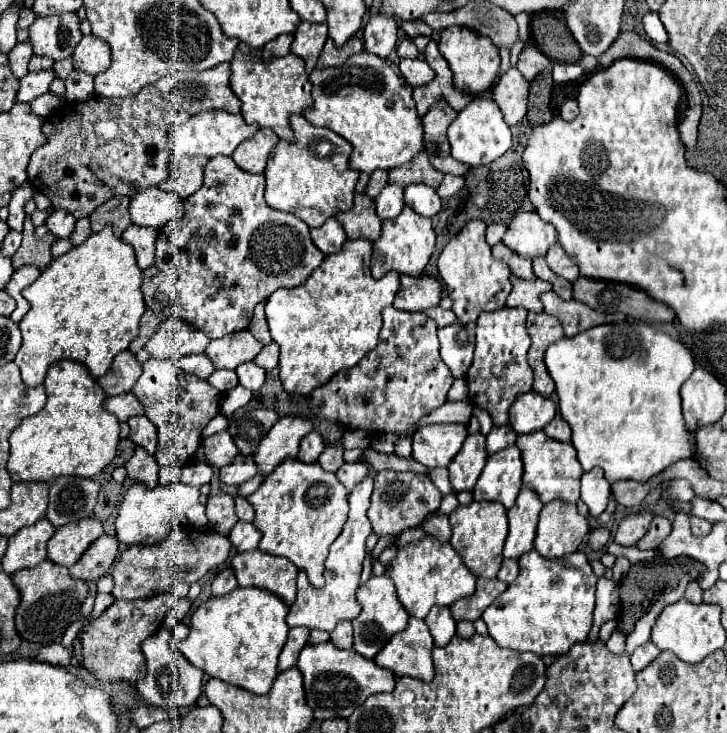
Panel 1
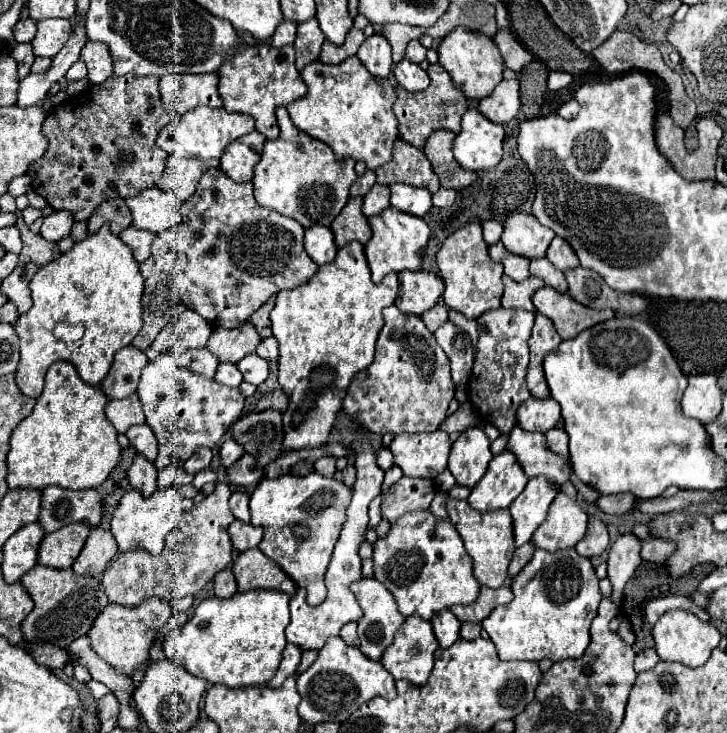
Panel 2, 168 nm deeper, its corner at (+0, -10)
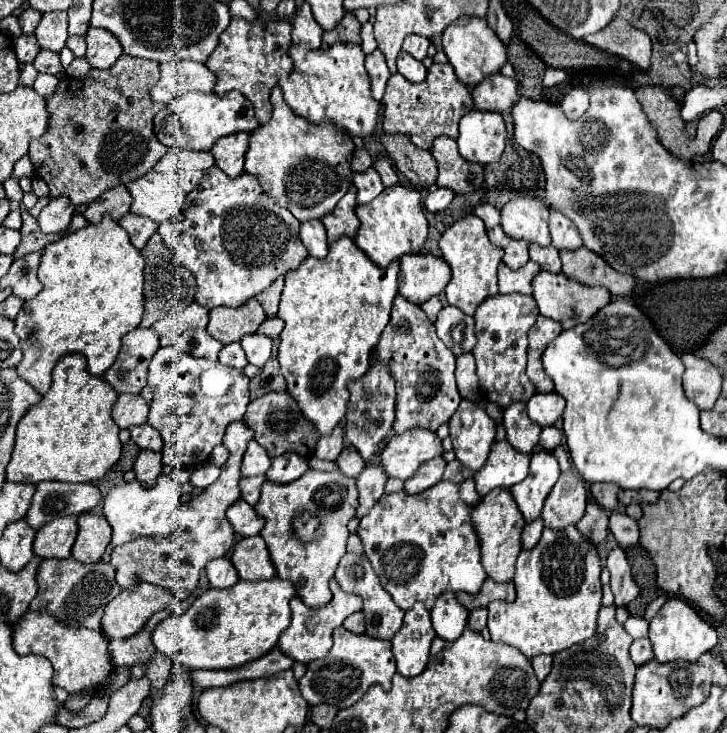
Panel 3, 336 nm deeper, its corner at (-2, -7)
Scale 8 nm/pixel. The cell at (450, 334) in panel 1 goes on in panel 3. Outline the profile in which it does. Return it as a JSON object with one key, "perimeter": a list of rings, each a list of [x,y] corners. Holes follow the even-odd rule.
{"perimeter":[[[444,306],[436,320],[438,338],[454,352],[454,356],[472,352],[474,348],[474,318],[456,306]]]}

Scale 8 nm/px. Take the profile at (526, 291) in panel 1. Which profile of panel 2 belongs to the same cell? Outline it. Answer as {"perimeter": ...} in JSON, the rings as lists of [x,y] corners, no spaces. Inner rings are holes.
{"perimeter":[[[502,277],[504,279],[504,295],[502,295],[502,307],[506,309],[524,309],[530,313],[536,313],[534,305],[532,305],[532,295],[544,287],[544,281],[538,277],[528,277],[522,283],[512,281],[510,277]]]}

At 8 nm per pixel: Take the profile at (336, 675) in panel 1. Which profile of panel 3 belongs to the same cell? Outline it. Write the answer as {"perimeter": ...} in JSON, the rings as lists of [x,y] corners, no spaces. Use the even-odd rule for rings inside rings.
{"perimeter":[[[340,626],[334,630],[334,646],[328,656],[306,666],[306,674],[298,686],[310,706],[326,702],[338,708],[350,708],[366,694],[372,684],[380,684],[384,690],[390,690],[394,672],[396,666],[390,640],[378,640],[368,634],[354,634]]]}

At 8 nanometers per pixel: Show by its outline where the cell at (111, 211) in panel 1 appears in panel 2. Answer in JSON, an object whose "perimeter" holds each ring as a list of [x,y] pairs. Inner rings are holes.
{"perimeter":[[[112,199],[102,203],[88,219],[88,231],[96,233],[104,223],[110,223],[110,231],[114,235],[120,235],[126,227],[132,225],[132,215],[124,199]]]}

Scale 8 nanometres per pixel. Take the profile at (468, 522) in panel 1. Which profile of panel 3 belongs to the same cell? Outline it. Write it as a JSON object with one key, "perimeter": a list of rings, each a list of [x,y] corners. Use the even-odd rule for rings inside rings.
{"perimeter":[[[496,488],[494,492],[488,492],[482,502],[474,506],[472,520],[480,538],[482,566],[486,574],[496,582],[510,582],[514,576],[514,562],[522,550],[522,528],[526,524],[510,490]]]}

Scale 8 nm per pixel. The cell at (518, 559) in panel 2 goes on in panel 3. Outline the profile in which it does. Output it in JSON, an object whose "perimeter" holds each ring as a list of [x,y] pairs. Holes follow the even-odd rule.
{"perimeter":[[[536,518],[536,520],[532,520],[532,522],[528,522],[528,524],[524,526],[524,534],[522,534],[524,548],[532,548],[532,544],[540,540],[542,528],[544,528],[544,522],[542,522],[542,518]]]}

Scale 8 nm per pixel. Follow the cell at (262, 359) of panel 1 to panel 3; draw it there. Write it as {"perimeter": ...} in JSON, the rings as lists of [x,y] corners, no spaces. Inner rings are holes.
{"perimeter":[[[274,316],[274,318],[266,318],[266,320],[260,324],[258,332],[264,334],[264,336],[270,336],[270,338],[278,338],[280,332],[282,332],[282,328],[284,328],[284,322],[282,322],[278,316]]]}

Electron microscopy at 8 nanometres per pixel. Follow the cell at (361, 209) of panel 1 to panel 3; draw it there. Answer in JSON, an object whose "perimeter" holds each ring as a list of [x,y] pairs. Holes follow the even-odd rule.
{"perimeter":[[[350,186],[350,190],[344,194],[344,198],[336,204],[332,214],[322,216],[322,224],[328,232],[328,244],[336,242],[340,236],[354,238],[358,232],[358,218],[354,214],[356,208],[356,188]]]}

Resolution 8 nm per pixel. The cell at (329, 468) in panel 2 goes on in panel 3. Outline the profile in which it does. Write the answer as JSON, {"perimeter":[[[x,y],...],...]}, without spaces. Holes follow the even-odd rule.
{"perimeter":[[[336,426],[334,432],[330,432],[330,436],[324,436],[318,440],[314,456],[322,460],[334,460],[342,452],[342,448],[344,448],[344,430],[342,426]]]}

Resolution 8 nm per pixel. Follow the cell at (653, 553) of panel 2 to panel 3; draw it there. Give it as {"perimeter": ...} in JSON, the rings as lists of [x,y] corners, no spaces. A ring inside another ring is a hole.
{"perimeter":[[[612,512],[610,514],[610,532],[614,534],[616,542],[622,548],[634,546],[640,540],[640,532],[638,532],[638,524],[634,518],[630,518],[624,512]]]}

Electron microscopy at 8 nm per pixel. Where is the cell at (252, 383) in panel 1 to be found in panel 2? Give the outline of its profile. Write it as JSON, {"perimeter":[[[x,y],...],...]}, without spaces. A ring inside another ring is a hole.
{"perimeter":[[[248,355],[238,363],[238,371],[244,375],[246,383],[252,383],[254,387],[262,385],[268,379],[268,363],[260,359],[258,355]]]}

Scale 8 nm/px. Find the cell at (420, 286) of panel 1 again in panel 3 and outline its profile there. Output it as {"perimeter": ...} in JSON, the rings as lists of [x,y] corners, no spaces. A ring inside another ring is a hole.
{"perimeter":[[[408,254],[400,258],[398,292],[414,304],[422,304],[428,298],[438,296],[446,288],[448,280],[450,266],[438,256]]]}

